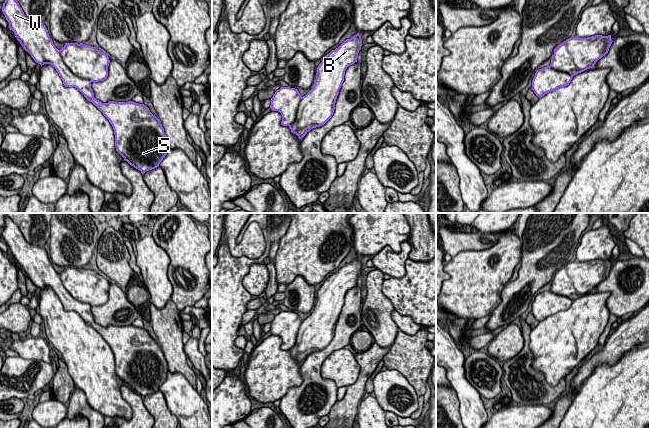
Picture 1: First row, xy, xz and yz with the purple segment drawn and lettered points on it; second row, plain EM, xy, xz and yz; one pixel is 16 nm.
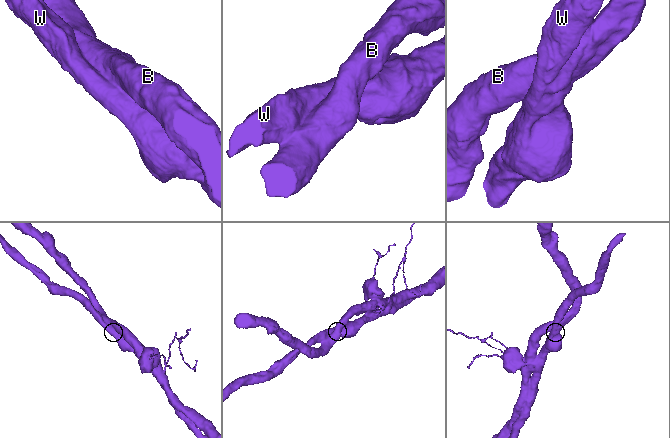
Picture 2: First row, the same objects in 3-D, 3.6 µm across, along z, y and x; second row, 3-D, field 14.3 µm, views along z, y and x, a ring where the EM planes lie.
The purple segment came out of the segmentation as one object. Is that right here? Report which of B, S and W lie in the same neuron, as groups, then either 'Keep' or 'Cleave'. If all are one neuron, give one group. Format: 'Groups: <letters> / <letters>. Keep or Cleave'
Groups: B S W. Keep

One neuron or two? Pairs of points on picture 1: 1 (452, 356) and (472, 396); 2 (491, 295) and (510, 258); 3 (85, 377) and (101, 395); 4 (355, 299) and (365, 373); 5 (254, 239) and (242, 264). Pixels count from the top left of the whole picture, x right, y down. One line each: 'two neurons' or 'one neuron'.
1: one neuron
2: one neuron
3: one neuron
4: two neurons
5: two neurons

